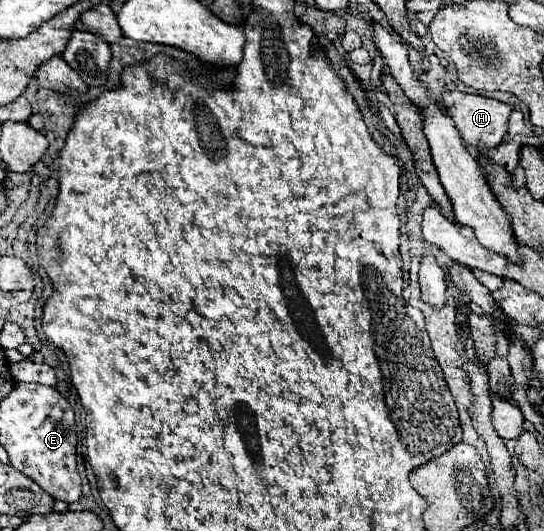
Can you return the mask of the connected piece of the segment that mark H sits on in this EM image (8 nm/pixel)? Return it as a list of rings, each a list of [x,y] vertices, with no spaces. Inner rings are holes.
[[[443,92],[443,108],[451,118],[455,120],[457,130],[461,132],[461,138],[465,146],[471,152],[479,150],[491,150],[495,148],[503,136],[507,134],[507,120],[511,114],[511,106],[493,98],[485,98],[479,94],[465,94],[465,92]]]

